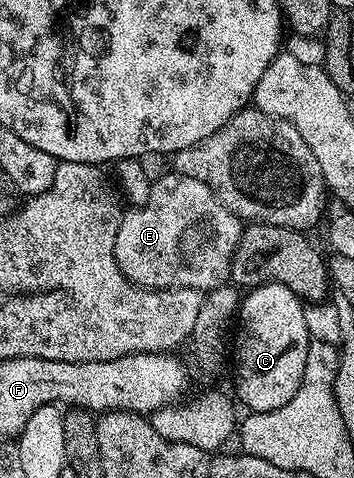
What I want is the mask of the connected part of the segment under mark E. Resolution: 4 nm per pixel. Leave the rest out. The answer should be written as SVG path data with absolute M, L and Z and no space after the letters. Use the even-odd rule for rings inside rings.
M168 172L163 174L160 178L156 177L151 184L151 191L149 192L149 200L145 200L143 206L131 206L128 209L128 214L118 219L115 228L115 259L119 265L119 272L127 277L131 282L137 286L145 286L148 290L174 290L175 288L193 288L200 292L210 292L216 286L224 285L228 281L231 273L231 257L237 248L237 244L241 240L243 231L245 229L244 223L238 216L235 215L226 204L220 200L219 195L212 192L209 184L205 184L201 180L197 180L191 174L177 174Z

